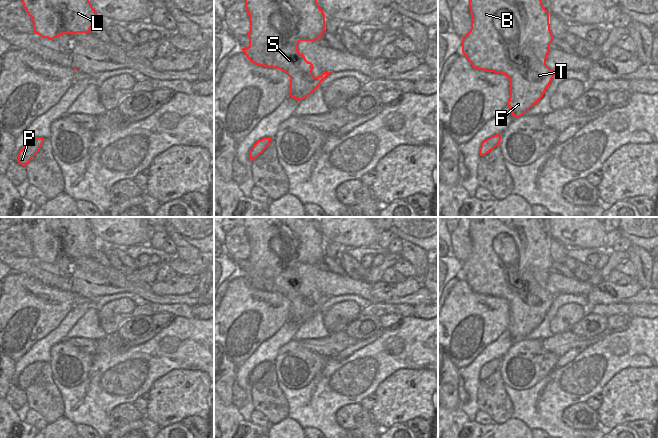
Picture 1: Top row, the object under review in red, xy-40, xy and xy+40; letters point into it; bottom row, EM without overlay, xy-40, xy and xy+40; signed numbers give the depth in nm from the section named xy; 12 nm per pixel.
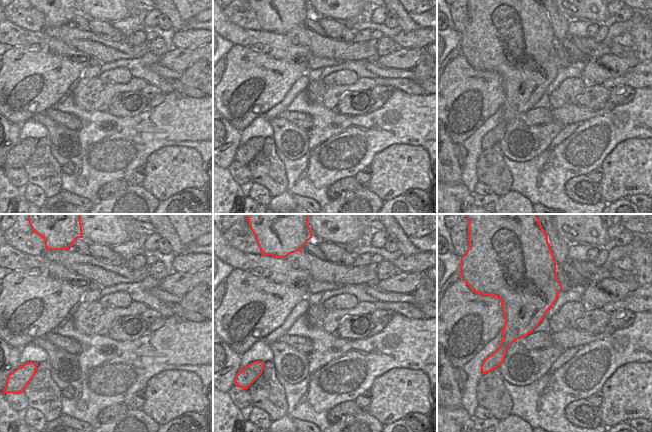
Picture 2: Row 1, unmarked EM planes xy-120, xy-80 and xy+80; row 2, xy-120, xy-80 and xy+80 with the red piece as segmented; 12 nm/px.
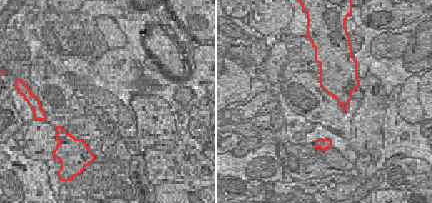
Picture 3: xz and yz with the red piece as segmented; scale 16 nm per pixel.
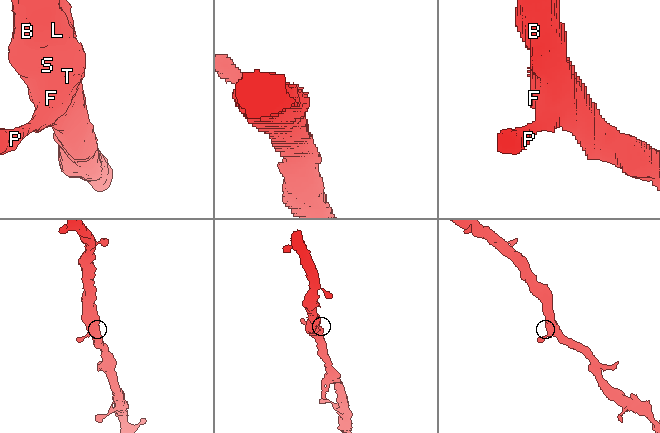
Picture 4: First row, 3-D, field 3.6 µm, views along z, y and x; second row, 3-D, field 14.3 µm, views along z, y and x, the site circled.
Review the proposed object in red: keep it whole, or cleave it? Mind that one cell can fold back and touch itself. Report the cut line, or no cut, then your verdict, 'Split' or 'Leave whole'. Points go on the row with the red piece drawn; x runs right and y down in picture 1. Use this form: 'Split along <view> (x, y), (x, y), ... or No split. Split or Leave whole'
No split. Leave whole

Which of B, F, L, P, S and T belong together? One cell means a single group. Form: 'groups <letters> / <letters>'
groups B F L P S T

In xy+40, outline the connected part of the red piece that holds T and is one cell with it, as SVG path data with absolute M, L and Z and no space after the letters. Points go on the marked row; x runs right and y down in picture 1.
M470 0L471 29L462 38L462 53L472 67L504 74L510 81L507 106L513 118L534 106L549 87L555 71L546 65L553 35L542 0Z

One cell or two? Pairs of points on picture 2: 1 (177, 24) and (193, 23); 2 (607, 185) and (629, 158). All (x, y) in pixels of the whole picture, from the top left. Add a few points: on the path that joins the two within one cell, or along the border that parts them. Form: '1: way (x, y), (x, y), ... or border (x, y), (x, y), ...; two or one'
1: border (183, 21), (184, 29); two
2: way (611, 178), (624, 165); one

